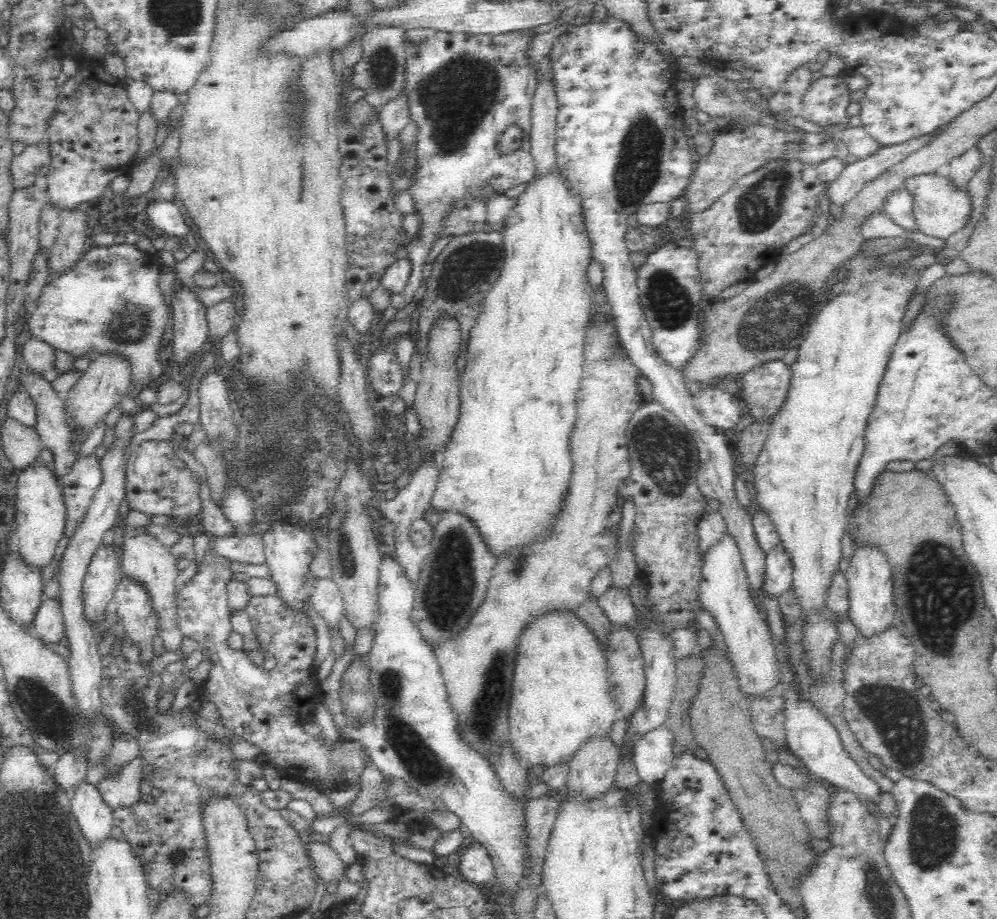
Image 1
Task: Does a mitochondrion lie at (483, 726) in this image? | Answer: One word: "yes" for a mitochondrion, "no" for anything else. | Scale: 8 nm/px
yes

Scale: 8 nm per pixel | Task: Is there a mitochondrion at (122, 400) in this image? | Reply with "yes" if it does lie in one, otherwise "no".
no

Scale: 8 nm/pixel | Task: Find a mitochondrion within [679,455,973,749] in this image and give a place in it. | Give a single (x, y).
(939, 589)

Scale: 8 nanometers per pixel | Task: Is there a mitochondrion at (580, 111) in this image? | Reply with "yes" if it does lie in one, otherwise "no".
no

